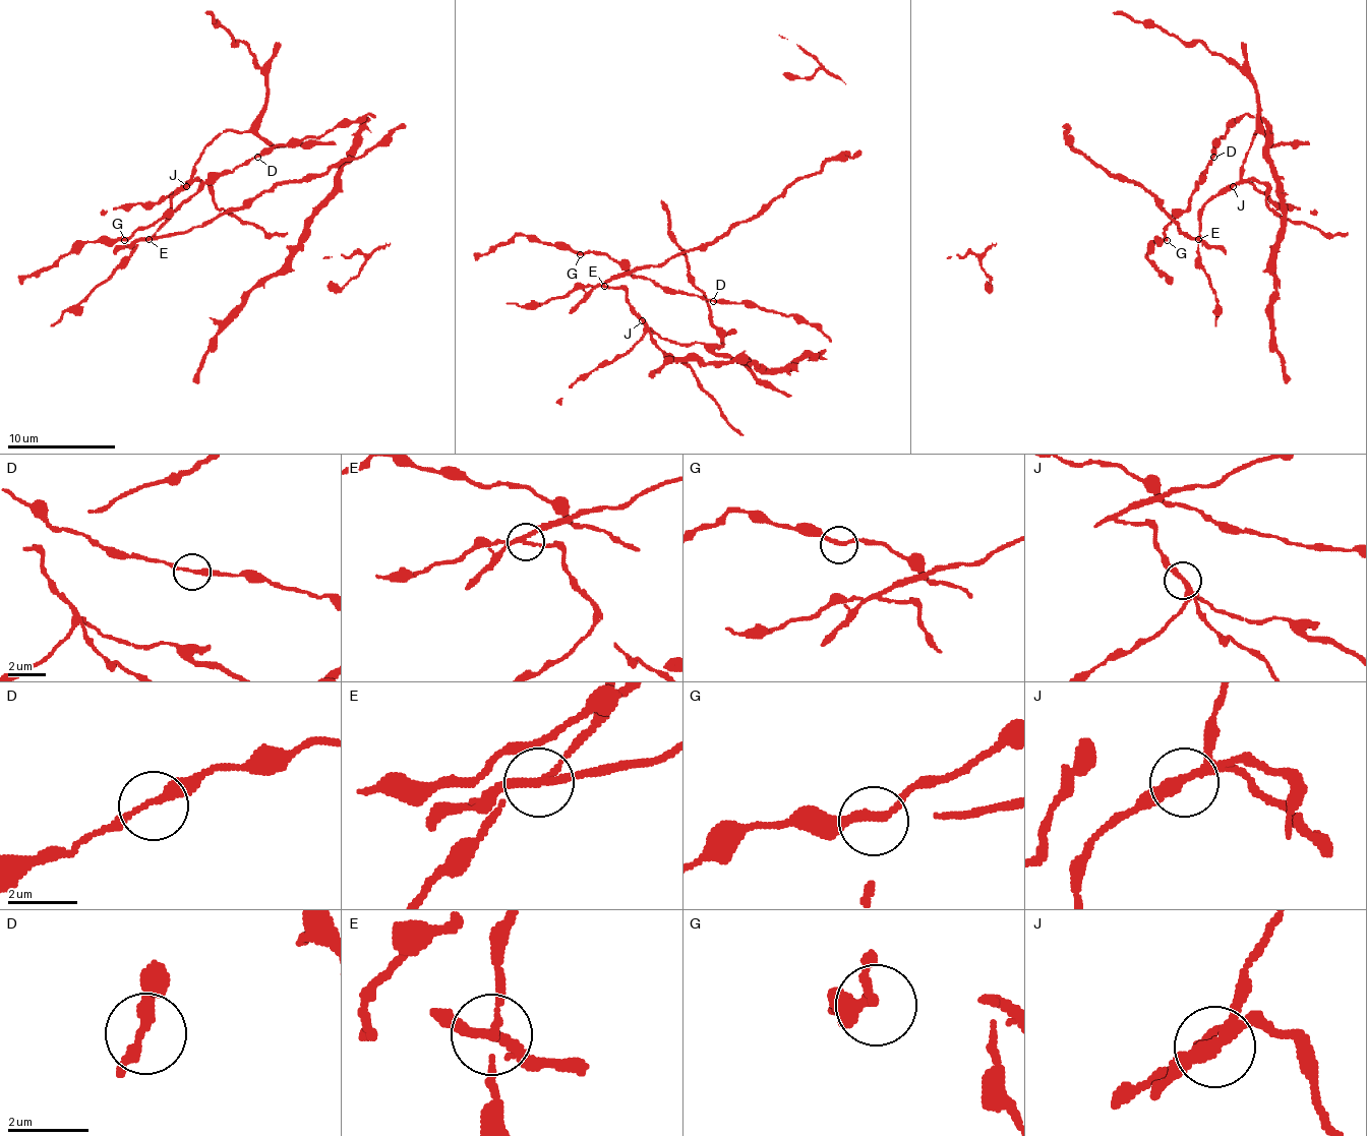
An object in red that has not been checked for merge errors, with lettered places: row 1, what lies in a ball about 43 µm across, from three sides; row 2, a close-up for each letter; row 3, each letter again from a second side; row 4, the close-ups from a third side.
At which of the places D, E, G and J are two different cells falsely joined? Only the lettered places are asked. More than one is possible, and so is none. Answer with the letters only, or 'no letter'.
E, J

